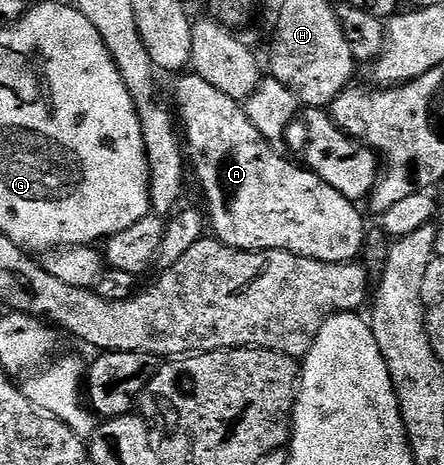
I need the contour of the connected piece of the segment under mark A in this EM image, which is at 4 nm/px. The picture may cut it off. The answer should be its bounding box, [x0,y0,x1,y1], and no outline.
[174,71,368,263]

